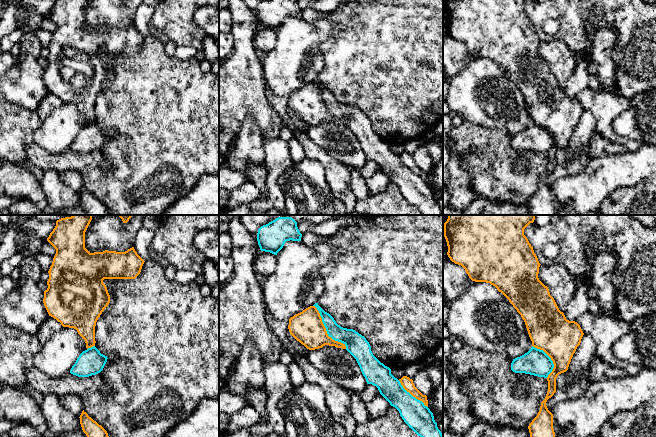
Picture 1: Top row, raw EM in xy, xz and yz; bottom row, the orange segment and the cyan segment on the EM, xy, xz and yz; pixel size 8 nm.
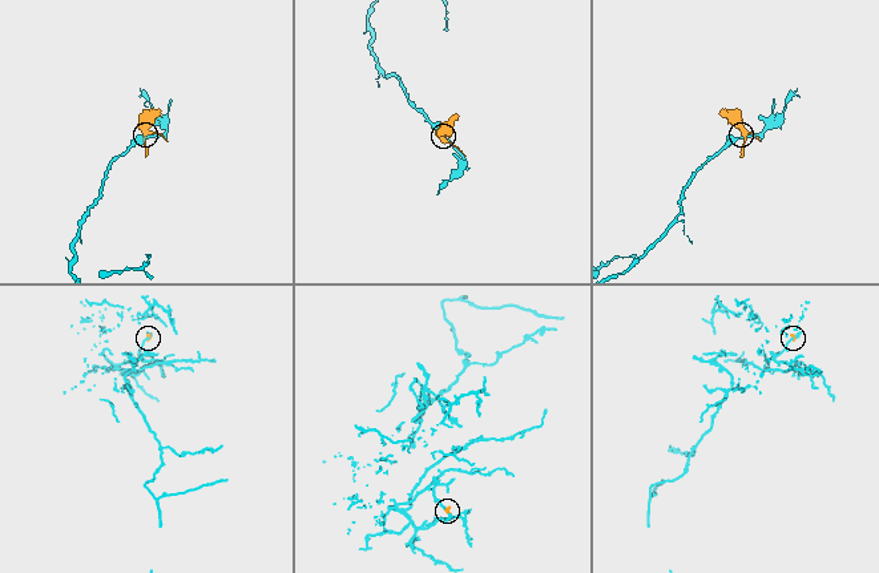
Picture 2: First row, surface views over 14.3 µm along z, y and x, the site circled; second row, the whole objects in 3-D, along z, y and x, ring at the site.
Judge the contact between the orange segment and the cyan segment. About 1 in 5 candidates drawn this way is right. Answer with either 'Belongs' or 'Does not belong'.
Does not belong

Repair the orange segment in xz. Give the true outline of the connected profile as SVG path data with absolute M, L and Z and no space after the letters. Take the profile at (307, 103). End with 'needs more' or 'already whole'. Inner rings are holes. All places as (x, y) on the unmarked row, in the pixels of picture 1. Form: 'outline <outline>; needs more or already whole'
outline M310 82L289 95L290 110L309 126L322 124L325 121L346 125L345 120L328 112L319 87Z; already whole

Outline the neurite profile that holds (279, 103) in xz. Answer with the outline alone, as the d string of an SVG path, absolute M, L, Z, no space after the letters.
M265 90L267 100L282 119L283 126L288 127L292 132L302 131L307 132L310 127L299 117L297 117L289 108L288 96L275 95L269 90Z

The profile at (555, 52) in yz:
M552 37L549 40L540 41L538 54L548 63L550 71L559 86L563 88L572 75L575 65L573 53L569 47L564 41Z

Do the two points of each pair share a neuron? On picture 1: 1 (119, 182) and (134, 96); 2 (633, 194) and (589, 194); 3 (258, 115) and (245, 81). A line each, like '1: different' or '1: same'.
1: same
2: different
3: same

